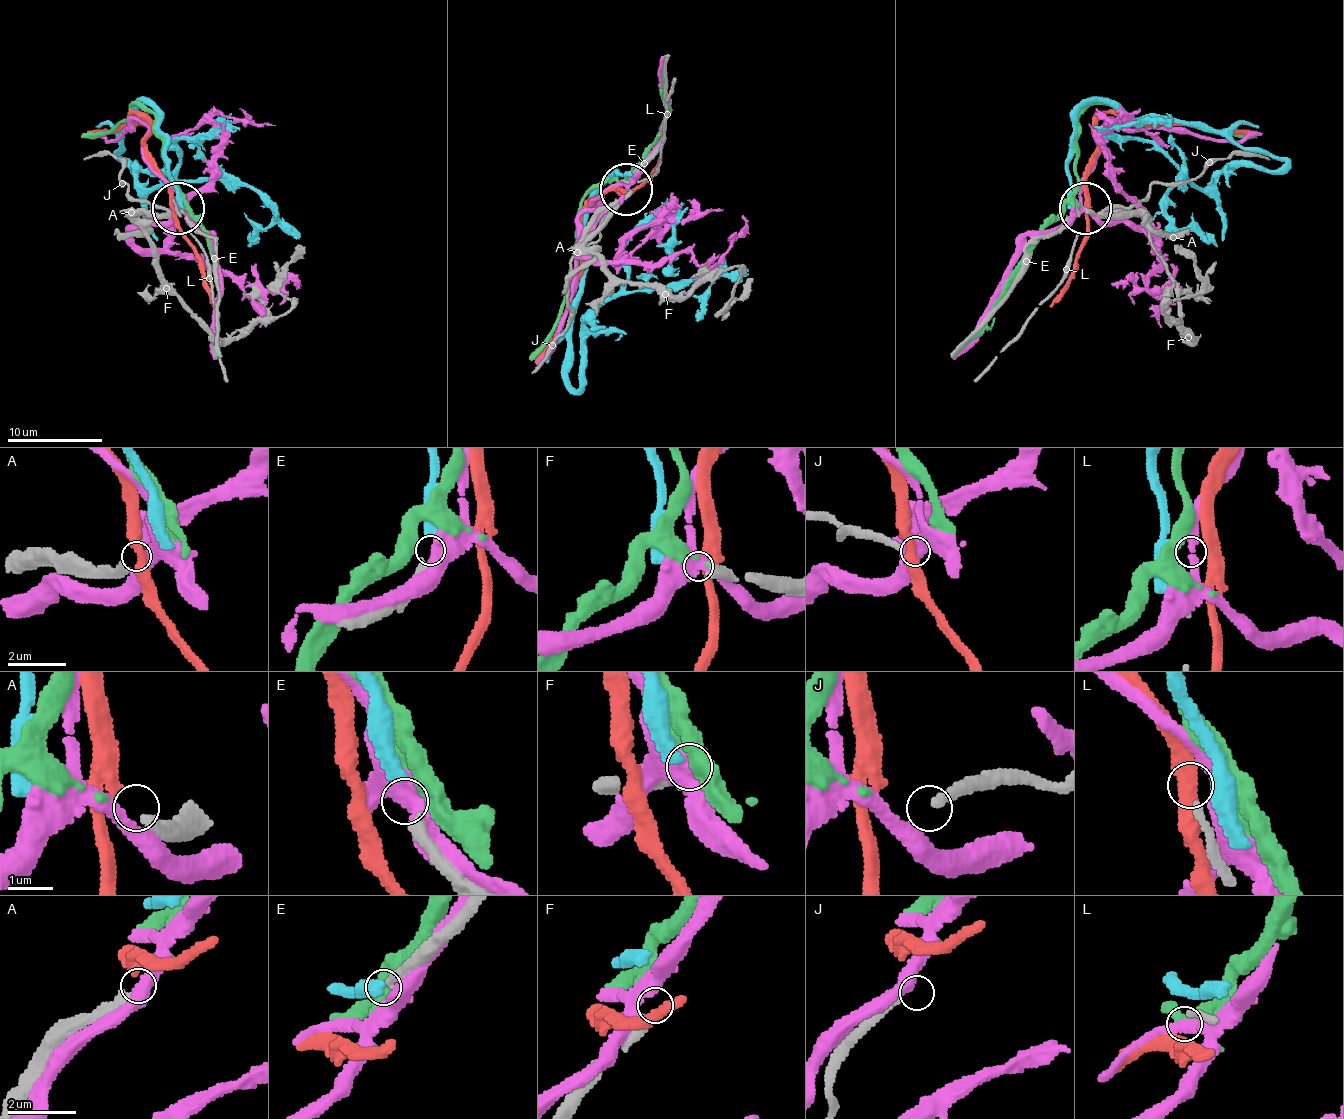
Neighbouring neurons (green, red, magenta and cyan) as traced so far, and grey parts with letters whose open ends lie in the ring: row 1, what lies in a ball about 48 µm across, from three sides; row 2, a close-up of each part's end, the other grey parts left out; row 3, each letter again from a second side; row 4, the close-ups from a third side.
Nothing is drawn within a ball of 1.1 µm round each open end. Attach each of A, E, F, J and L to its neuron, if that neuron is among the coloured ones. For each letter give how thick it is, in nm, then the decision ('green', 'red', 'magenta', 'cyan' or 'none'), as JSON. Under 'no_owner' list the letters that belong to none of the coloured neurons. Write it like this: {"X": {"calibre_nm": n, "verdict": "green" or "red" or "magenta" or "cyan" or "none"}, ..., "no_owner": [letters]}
{"A": {"calibre_nm": 320, "verdict": "red"}, "E": {"calibre_nm": 280, "verdict": "cyan"}, "F": {"calibre_nm": 360, "verdict": "green"}, "J": {"calibre_nm": 200, "verdict": "none"}, "L": {"calibre_nm": 160, "verdict": "none"}, "no_owner": ["J", "L"]}

